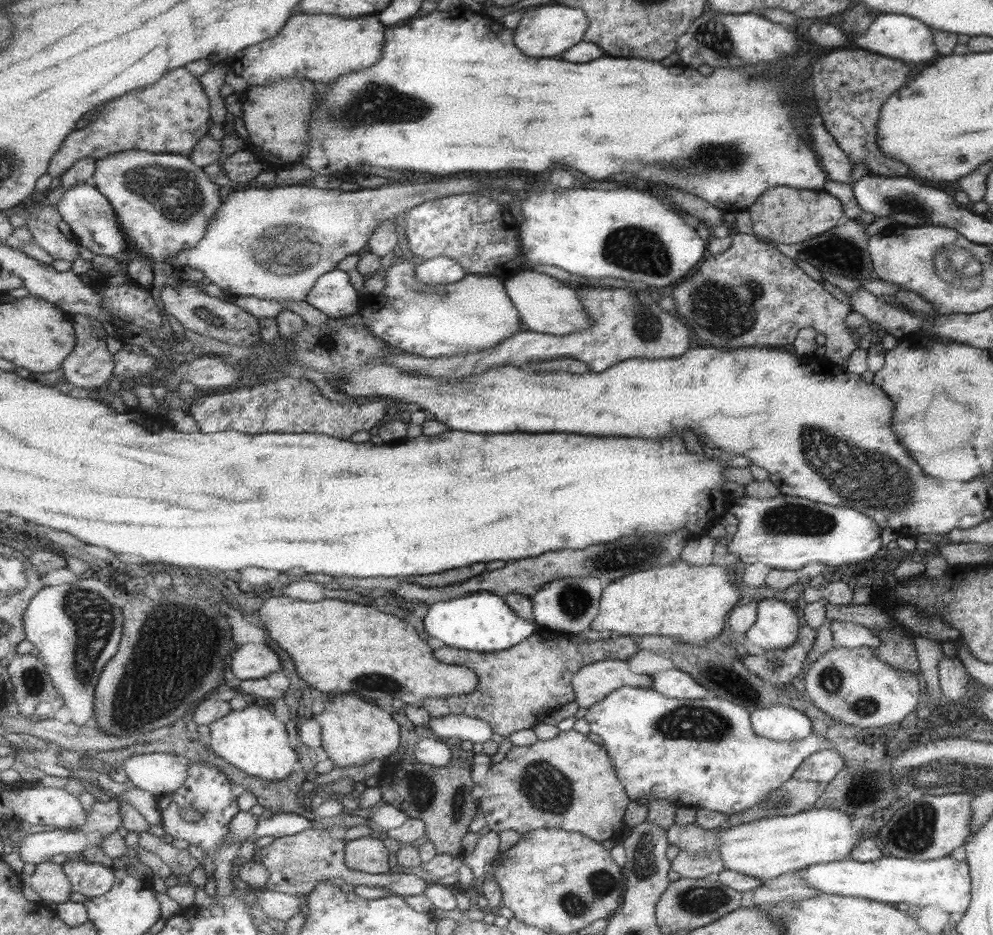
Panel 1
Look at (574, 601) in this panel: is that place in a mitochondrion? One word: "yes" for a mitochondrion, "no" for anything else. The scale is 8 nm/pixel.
yes

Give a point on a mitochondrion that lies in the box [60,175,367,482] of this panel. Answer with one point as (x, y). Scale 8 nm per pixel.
(288, 247)

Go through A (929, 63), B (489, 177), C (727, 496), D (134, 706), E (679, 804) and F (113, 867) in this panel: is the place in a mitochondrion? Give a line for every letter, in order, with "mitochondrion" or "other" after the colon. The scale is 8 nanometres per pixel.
A: other
B: other
C: other
D: mitochondrion
E: other
F: other

